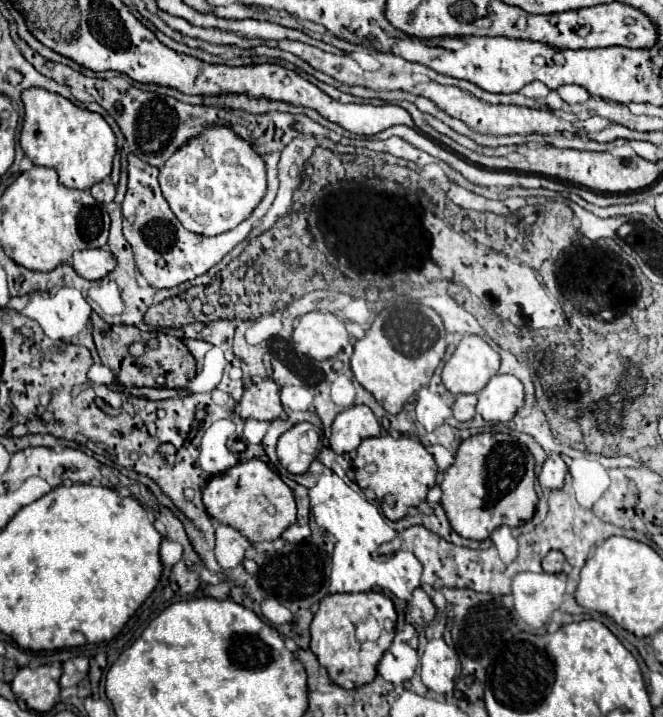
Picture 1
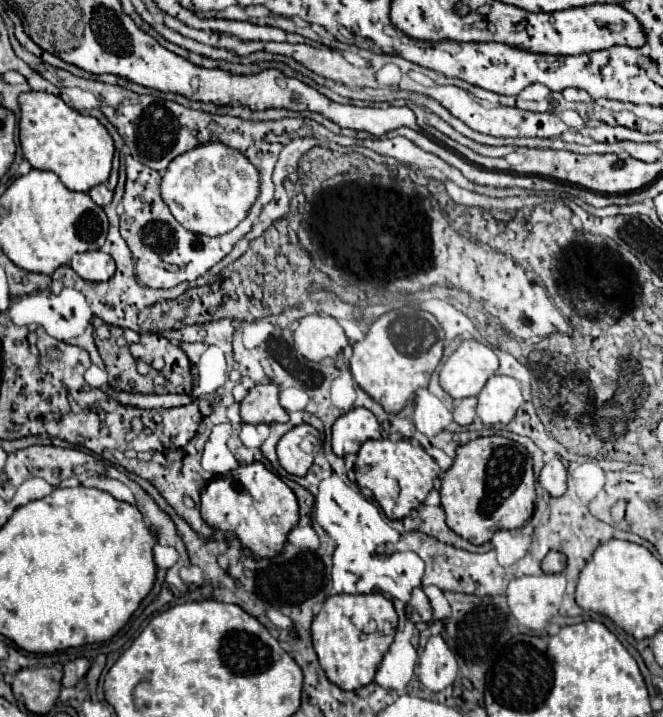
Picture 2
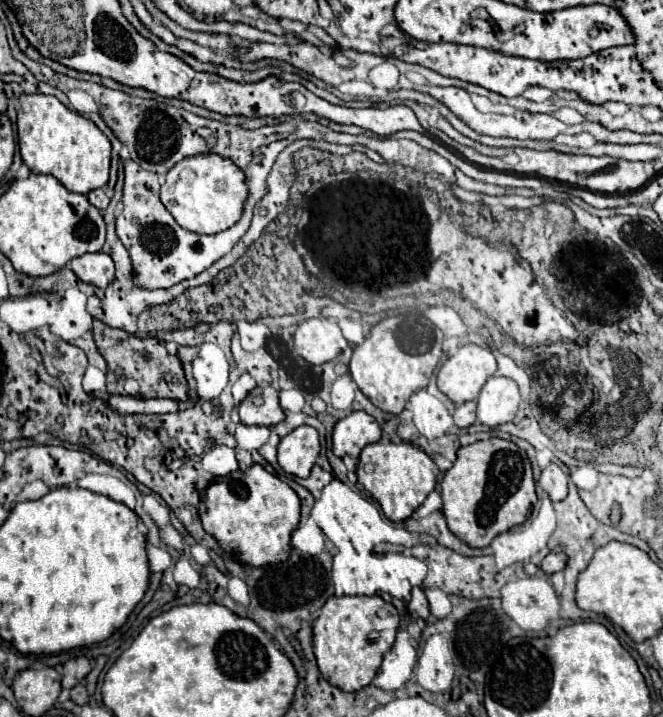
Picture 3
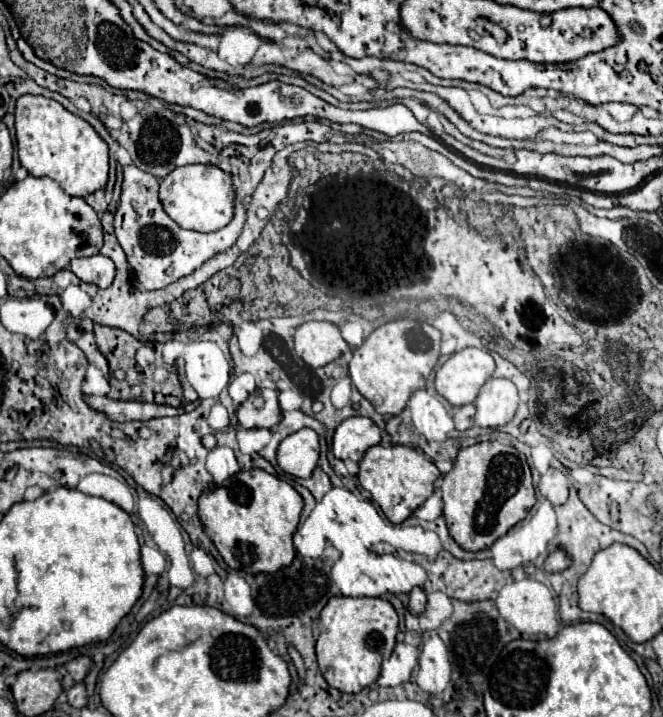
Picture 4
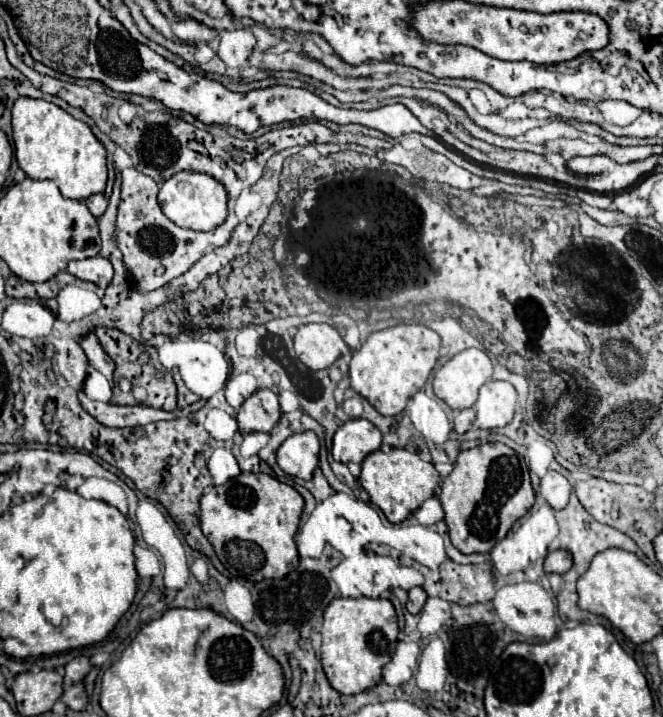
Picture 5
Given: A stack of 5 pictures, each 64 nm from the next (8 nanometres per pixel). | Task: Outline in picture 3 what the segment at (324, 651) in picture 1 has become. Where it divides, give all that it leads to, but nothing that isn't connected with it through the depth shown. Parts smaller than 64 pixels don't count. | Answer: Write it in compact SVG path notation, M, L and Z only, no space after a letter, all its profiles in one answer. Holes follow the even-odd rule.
M380 596L328 598L314 622L314 654L318 658L322 676L344 692L362 690L374 680L384 654L391 649L396 628L398 612Z

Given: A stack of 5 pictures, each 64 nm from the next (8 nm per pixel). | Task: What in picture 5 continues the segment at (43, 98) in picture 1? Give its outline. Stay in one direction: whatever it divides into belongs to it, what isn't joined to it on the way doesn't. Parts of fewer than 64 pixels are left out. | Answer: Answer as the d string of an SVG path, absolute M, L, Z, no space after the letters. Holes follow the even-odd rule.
M18 98L12 108L12 134L16 146L16 160L28 178L34 180L52 180L60 188L64 198L86 200L92 194L104 192L106 186L106 148L94 136L90 126L82 120L76 120L66 110L48 102L44 98Z

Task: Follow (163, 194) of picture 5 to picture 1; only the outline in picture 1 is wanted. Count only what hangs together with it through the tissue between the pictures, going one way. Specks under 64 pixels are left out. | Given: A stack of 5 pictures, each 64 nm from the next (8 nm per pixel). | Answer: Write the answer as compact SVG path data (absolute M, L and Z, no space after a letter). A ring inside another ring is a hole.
M206 126L200 134L186 140L160 168L160 188L182 226L194 234L218 236L244 222L266 194L266 162L250 140L238 136L230 126Z

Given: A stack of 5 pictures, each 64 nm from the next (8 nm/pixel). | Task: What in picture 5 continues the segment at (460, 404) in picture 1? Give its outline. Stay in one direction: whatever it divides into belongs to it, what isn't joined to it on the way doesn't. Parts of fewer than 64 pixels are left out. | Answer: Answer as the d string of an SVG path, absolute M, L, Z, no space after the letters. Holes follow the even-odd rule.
M474 408L456 410L456 412L454 412L454 430L456 430L458 434L464 434L466 430L470 430L470 428L474 426L474 418L476 418Z

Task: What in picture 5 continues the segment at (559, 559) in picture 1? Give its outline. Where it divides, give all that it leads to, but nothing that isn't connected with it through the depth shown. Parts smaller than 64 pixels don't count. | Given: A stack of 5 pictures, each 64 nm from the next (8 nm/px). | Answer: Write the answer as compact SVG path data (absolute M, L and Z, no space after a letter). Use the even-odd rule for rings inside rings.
M554 550L548 554L546 562L544 562L544 570L546 572L568 572L572 568L572 556L566 550Z

